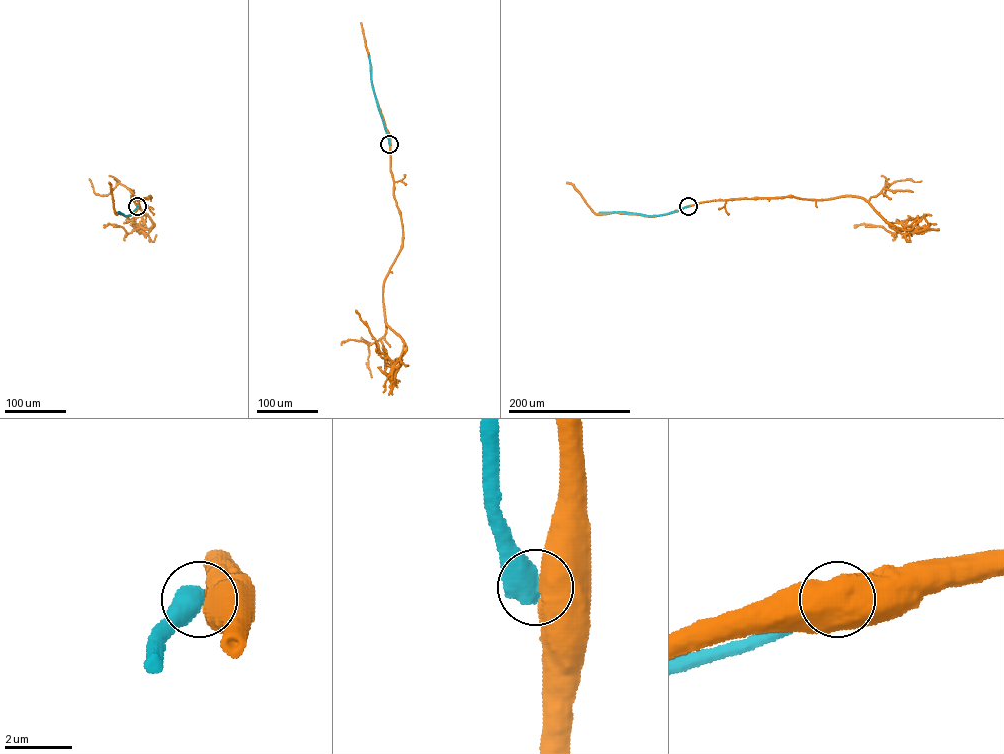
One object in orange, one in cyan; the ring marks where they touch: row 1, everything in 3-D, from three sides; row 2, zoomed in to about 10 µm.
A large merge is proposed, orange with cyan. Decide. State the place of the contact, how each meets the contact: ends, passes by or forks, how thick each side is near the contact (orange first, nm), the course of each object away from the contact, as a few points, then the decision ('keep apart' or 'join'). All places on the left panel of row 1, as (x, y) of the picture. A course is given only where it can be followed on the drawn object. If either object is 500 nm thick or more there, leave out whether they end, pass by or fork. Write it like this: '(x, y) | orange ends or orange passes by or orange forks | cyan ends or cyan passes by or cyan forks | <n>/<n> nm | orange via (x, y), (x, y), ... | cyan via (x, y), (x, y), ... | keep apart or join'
(137, 206) | 850/700 nm | orange via (138, 206), (138, 200), (150, 197), (131, 198), (152, 222), (152, 227), (127, 233), (115, 224), (104, 227) | cyan via (137, 206), (128, 215), (117, 212) | keep apart

